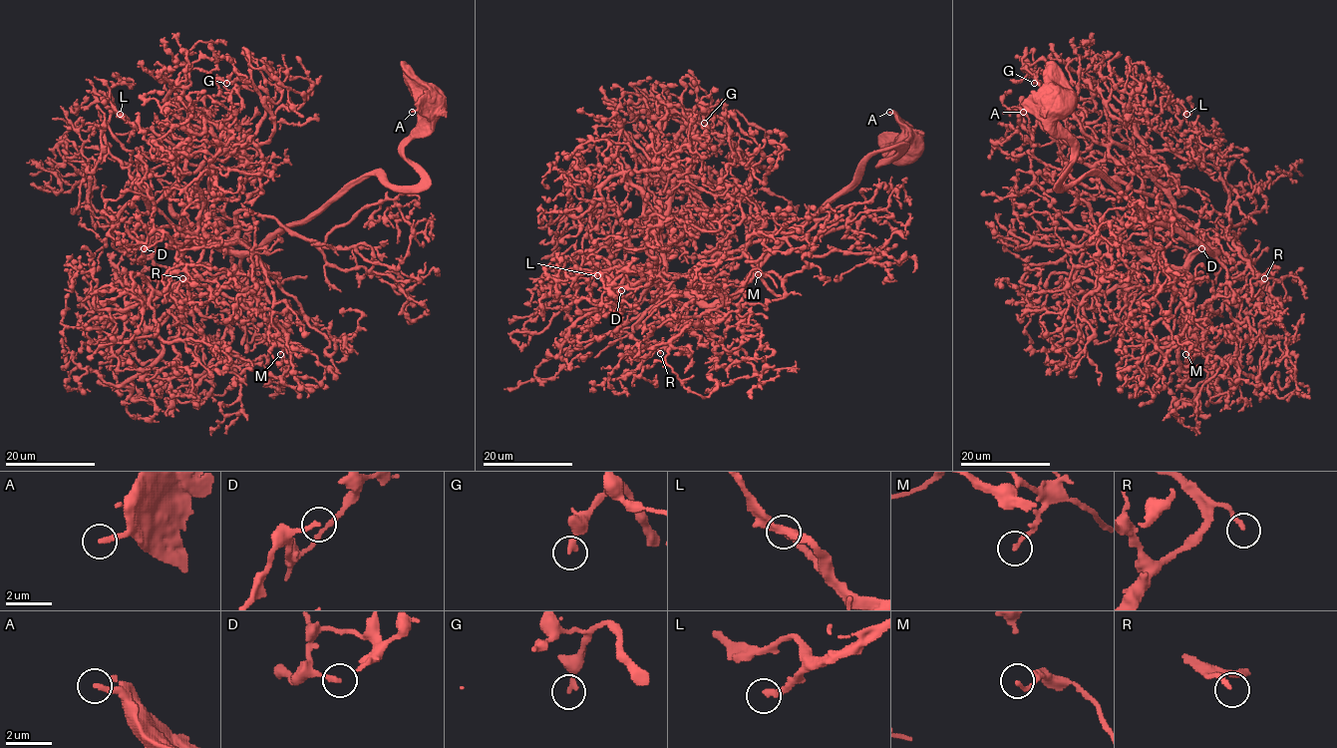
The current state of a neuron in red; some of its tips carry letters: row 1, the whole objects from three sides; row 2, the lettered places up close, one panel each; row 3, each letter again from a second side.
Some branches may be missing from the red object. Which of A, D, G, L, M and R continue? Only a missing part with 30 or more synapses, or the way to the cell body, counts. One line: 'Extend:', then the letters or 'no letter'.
Extend: D, L, R

